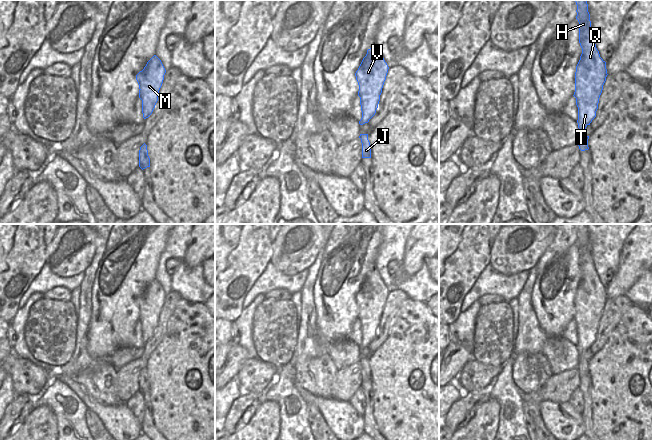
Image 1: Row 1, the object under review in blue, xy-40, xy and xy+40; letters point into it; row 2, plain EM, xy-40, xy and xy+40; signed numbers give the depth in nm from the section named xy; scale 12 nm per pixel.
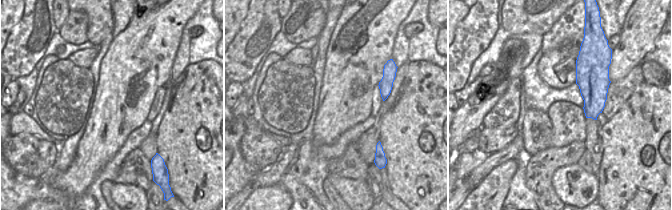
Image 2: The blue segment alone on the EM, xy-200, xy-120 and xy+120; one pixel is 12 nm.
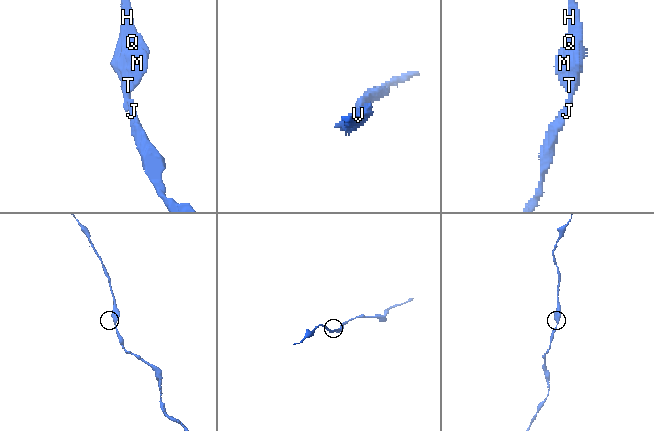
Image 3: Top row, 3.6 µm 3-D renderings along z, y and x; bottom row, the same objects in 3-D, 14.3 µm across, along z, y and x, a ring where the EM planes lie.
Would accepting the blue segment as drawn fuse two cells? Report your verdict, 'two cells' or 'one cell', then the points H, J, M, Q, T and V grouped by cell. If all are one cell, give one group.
one cell | H J M Q T V

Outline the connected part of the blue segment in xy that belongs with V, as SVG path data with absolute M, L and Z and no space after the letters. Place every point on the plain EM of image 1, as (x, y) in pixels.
M377 270L367 274L366 280L355 297L362 335L360 349L368 347L375 339L388 293L389 291Z

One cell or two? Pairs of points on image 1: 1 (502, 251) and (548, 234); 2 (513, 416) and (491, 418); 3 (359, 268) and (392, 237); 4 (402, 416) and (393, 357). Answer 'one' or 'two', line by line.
1: one
2: two
3: two
4: one

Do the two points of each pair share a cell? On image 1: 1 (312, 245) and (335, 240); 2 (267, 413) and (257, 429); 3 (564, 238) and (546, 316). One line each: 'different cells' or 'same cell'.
1: different cells
2: same cell
3: different cells

